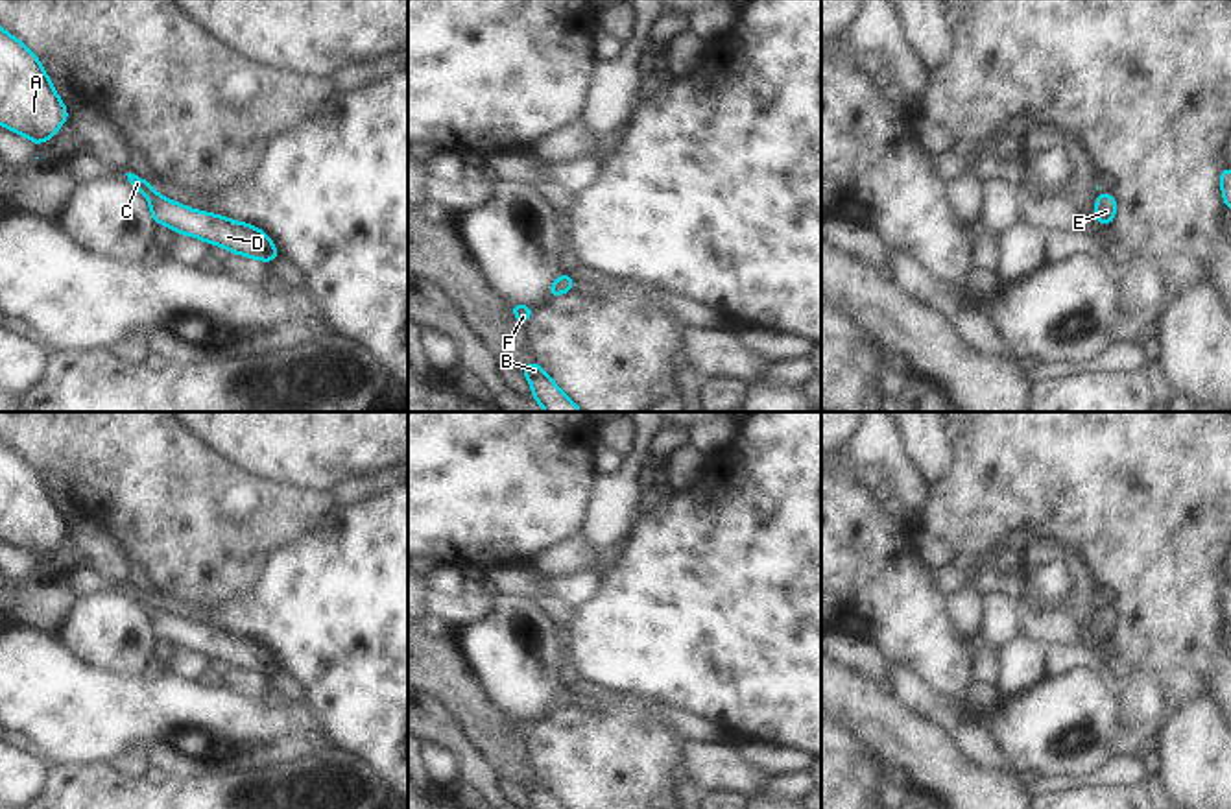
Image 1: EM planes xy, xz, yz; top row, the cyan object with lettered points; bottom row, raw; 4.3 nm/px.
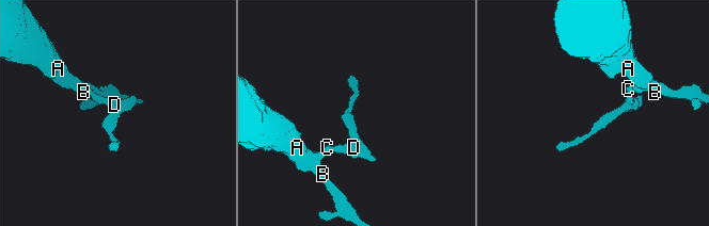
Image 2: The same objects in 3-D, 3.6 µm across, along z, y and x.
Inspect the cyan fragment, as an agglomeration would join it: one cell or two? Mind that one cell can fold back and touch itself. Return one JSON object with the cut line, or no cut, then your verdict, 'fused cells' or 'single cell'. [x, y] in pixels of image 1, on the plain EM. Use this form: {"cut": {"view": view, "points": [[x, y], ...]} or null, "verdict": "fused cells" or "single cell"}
{"cut": null, "verdict": "single cell"}

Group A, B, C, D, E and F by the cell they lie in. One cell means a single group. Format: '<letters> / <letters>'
A B C D E F

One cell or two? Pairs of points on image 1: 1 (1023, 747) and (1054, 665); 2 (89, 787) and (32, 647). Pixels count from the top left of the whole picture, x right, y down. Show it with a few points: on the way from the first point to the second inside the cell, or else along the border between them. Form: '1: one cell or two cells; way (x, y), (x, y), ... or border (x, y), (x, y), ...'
1: two cells; border (1093, 671), (1069, 669), (1049, 676)
2: two cells; border (54, 763), (111, 765)

